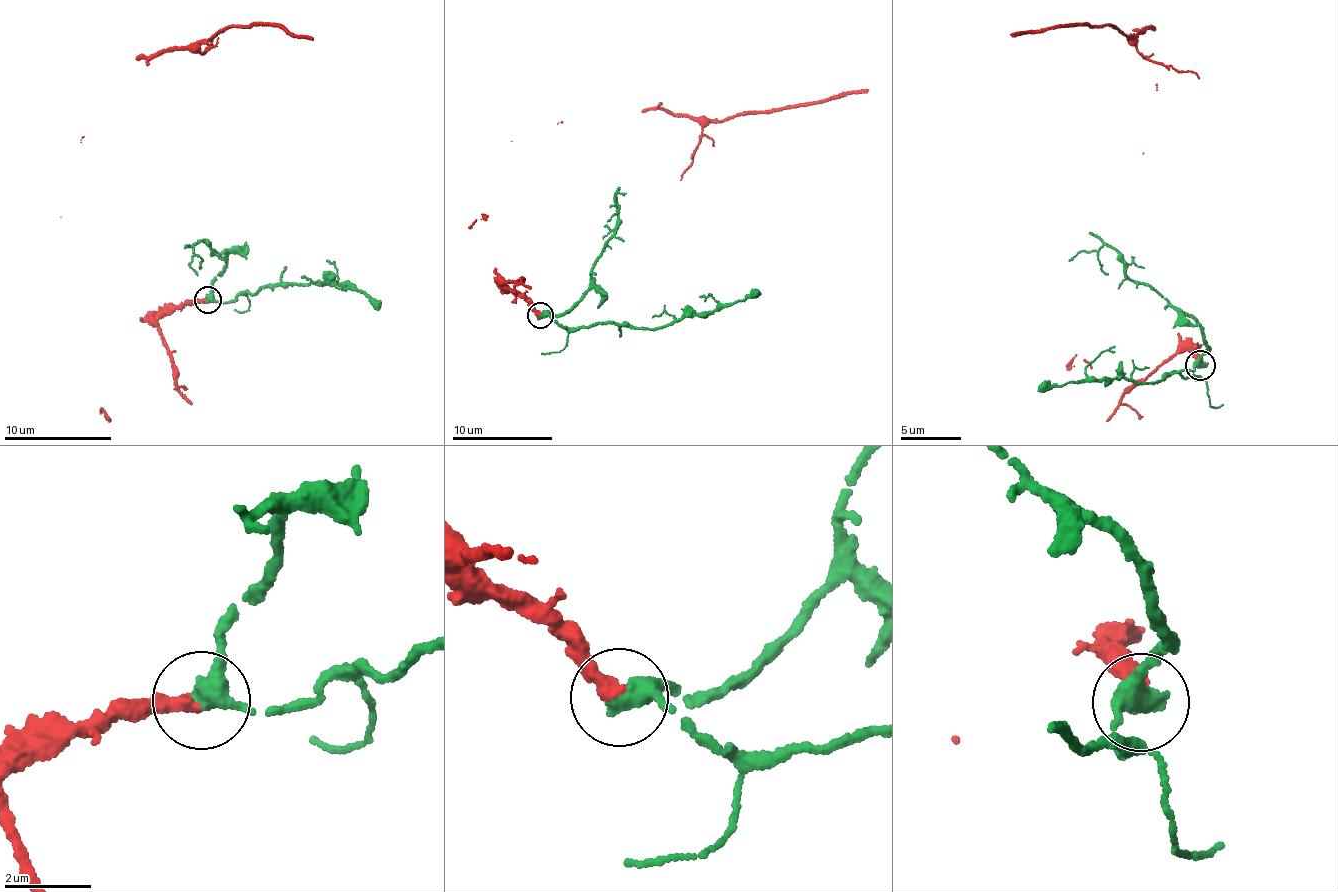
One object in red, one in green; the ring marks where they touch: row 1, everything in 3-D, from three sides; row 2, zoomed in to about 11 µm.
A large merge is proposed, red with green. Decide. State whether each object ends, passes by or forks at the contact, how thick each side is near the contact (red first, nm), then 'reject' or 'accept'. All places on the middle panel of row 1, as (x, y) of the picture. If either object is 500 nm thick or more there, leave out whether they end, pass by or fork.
red ends there; green passes by; 320 nm thick on the red side, 420 nm on the other; accept

